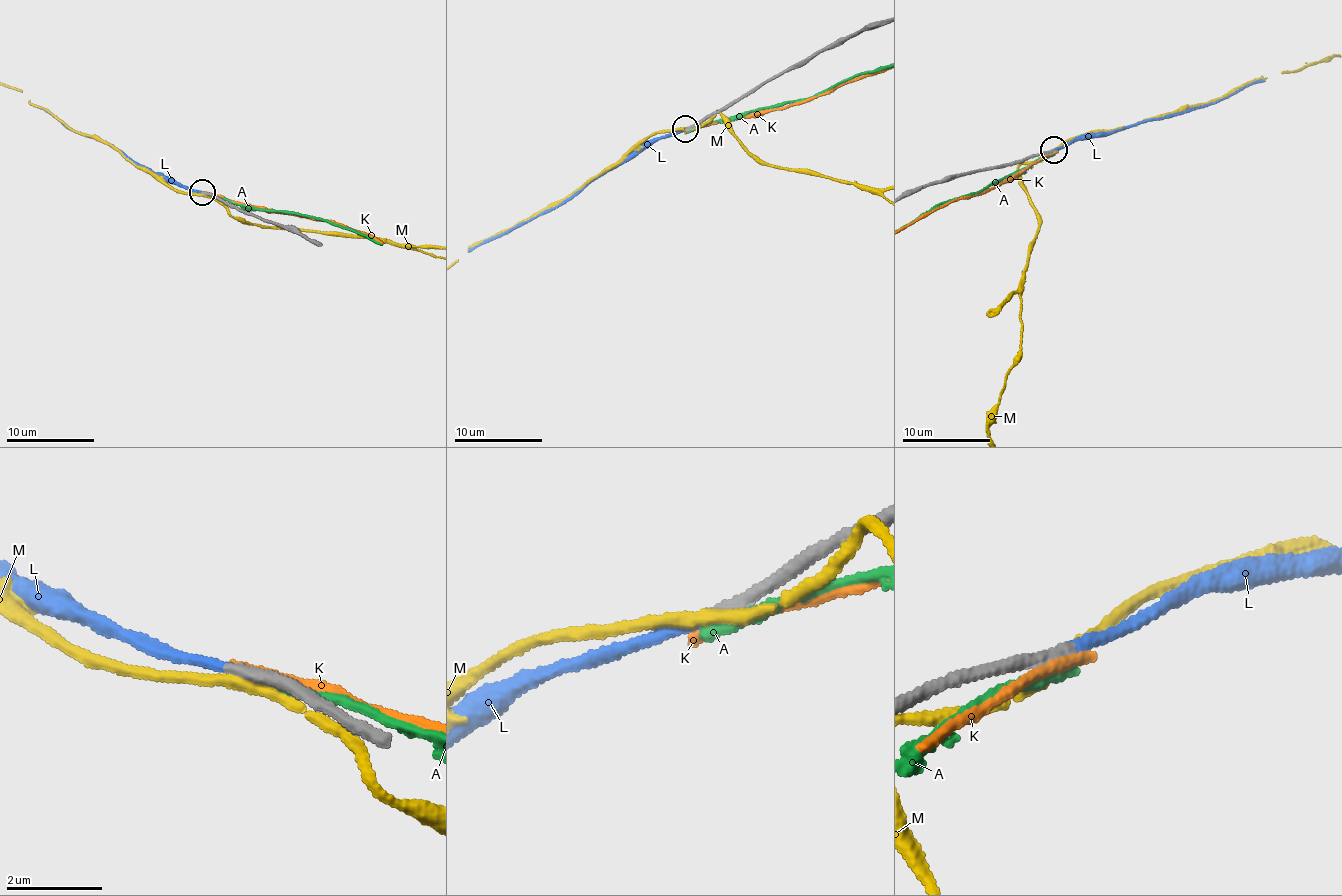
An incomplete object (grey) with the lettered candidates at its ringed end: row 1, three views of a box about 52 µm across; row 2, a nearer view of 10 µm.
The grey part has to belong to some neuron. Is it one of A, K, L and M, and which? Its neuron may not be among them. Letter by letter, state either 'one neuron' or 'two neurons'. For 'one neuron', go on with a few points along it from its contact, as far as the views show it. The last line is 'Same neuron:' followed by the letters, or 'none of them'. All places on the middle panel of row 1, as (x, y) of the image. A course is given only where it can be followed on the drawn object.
A: two neurons
K: two neurons
L: one neuron; it runs (685, 129), (648, 139), (558, 204), (482, 240), (469, 251)
M: two neurons
Same neuron: L

